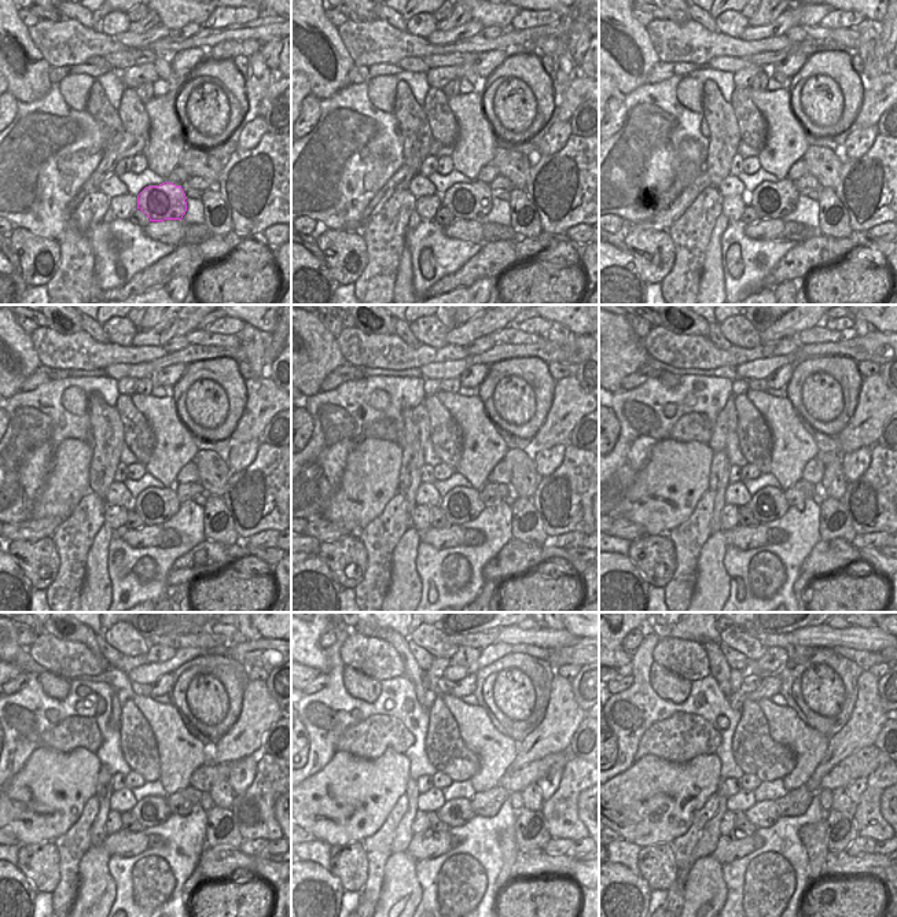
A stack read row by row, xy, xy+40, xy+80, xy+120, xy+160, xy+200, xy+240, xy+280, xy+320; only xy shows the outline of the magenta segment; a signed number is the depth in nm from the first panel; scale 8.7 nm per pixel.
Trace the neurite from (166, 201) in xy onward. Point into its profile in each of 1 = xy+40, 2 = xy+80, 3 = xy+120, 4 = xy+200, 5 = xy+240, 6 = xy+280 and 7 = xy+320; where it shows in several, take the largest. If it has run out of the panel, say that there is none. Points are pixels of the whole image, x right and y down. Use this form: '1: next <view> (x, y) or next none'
1: next xy+40 (466, 201)
2: next xy+80 (772, 201)
3: next xy+120 (154, 507)
4: next xy+200 (768, 504)
5: next xy+240 (153, 810)
6: next xy+280 (456, 813)
7: next xy+320 (763, 814)

